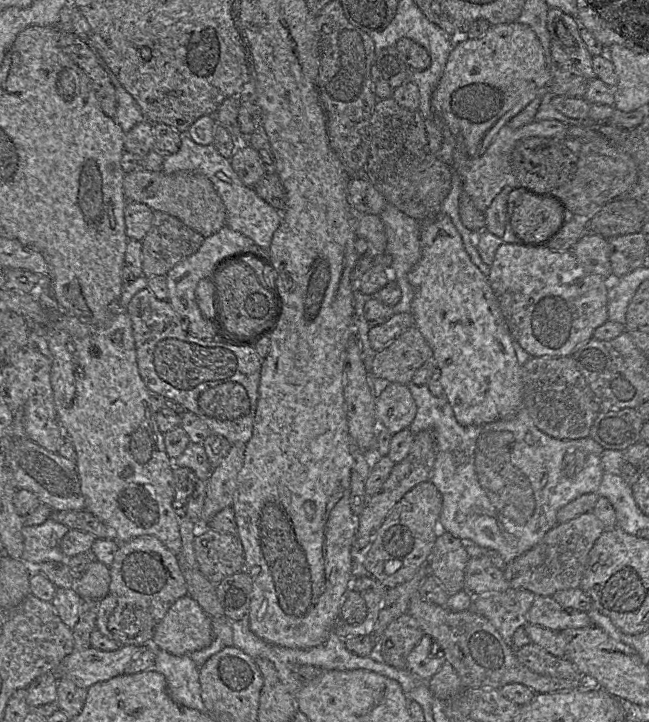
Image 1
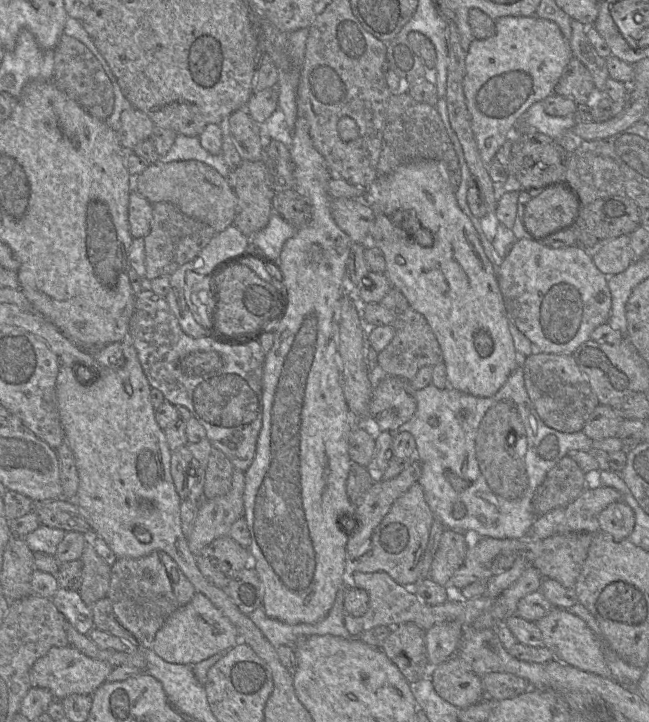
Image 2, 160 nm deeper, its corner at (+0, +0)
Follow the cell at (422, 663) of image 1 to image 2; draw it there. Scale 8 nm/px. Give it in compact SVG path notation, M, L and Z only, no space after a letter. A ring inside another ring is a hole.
M456 621L436 624L425 631L425 643L430 667L437 666L451 656L459 647L462 624Z

